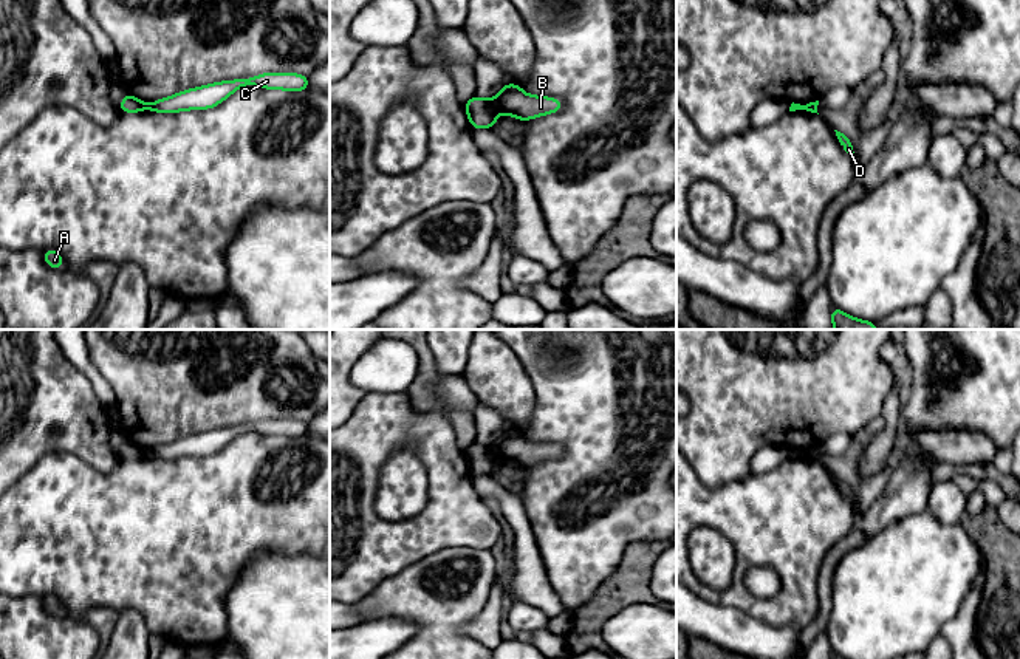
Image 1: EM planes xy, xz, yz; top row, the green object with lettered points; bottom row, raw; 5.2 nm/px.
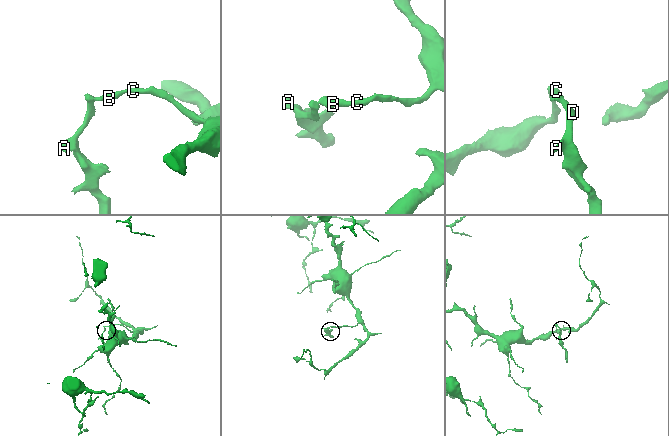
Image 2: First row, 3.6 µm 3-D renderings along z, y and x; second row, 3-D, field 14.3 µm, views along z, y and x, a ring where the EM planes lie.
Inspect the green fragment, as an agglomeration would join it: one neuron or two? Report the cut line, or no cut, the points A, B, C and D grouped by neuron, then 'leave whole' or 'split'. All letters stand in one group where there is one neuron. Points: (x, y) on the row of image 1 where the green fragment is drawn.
cut xy (147, 104), (144, 109); groups A D / B C; split

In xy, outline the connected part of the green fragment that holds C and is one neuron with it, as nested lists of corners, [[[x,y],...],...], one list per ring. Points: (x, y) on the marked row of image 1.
[[[265,73],[254,77],[243,77],[234,80],[224,80],[217,84],[209,84],[200,88],[190,88],[180,91],[170,97],[161,101],[153,101],[145,105],[145,110],[156,113],[178,113],[183,110],[207,110],[221,104],[235,90],[255,85],[268,90],[288,90],[302,91],[311,90],[308,85],[306,74],[294,73]]]

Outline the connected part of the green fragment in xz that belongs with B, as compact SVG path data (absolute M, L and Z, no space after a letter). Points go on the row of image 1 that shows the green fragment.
M509 82L494 97L492 104L503 114L511 114L519 121L534 119L548 113L557 113L563 102L557 97L529 96L517 84Z

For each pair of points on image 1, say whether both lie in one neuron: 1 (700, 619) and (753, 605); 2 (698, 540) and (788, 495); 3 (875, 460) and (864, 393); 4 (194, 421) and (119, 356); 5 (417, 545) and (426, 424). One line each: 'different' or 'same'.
1: different
2: different
3: different
4: same
5: same

